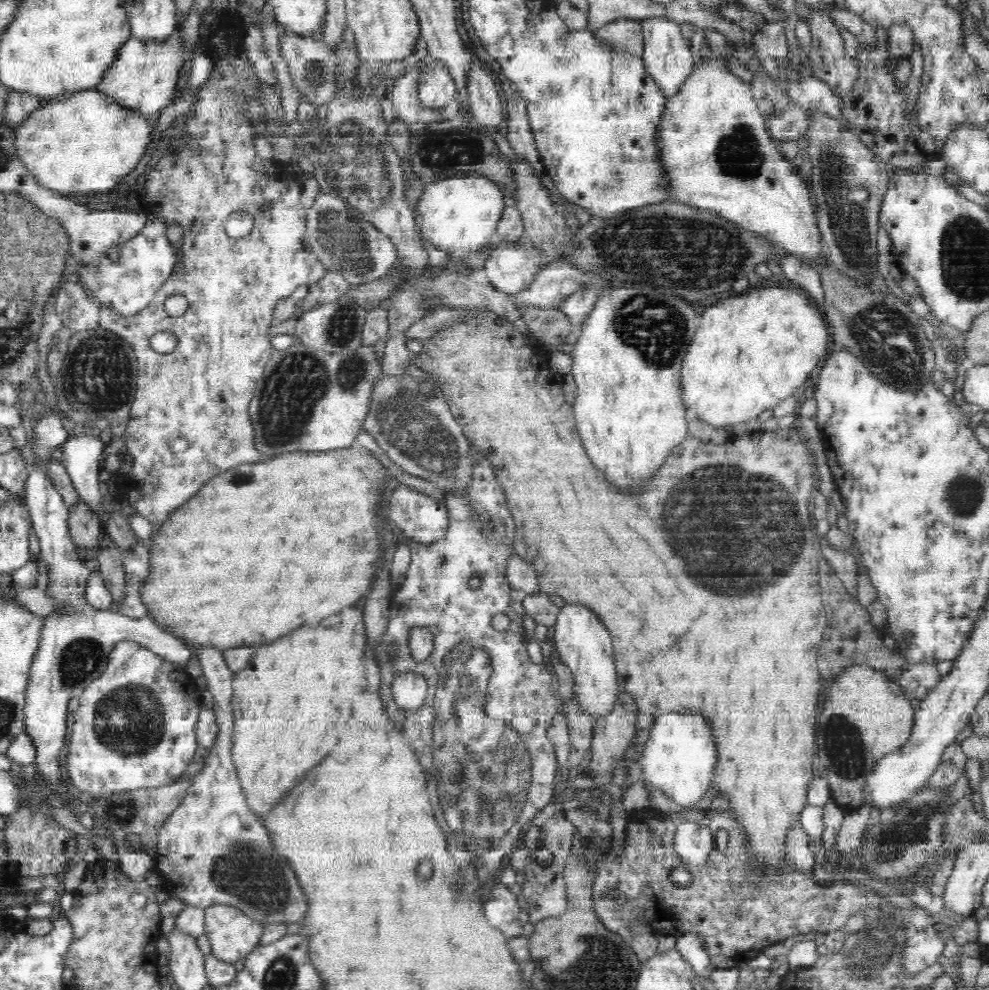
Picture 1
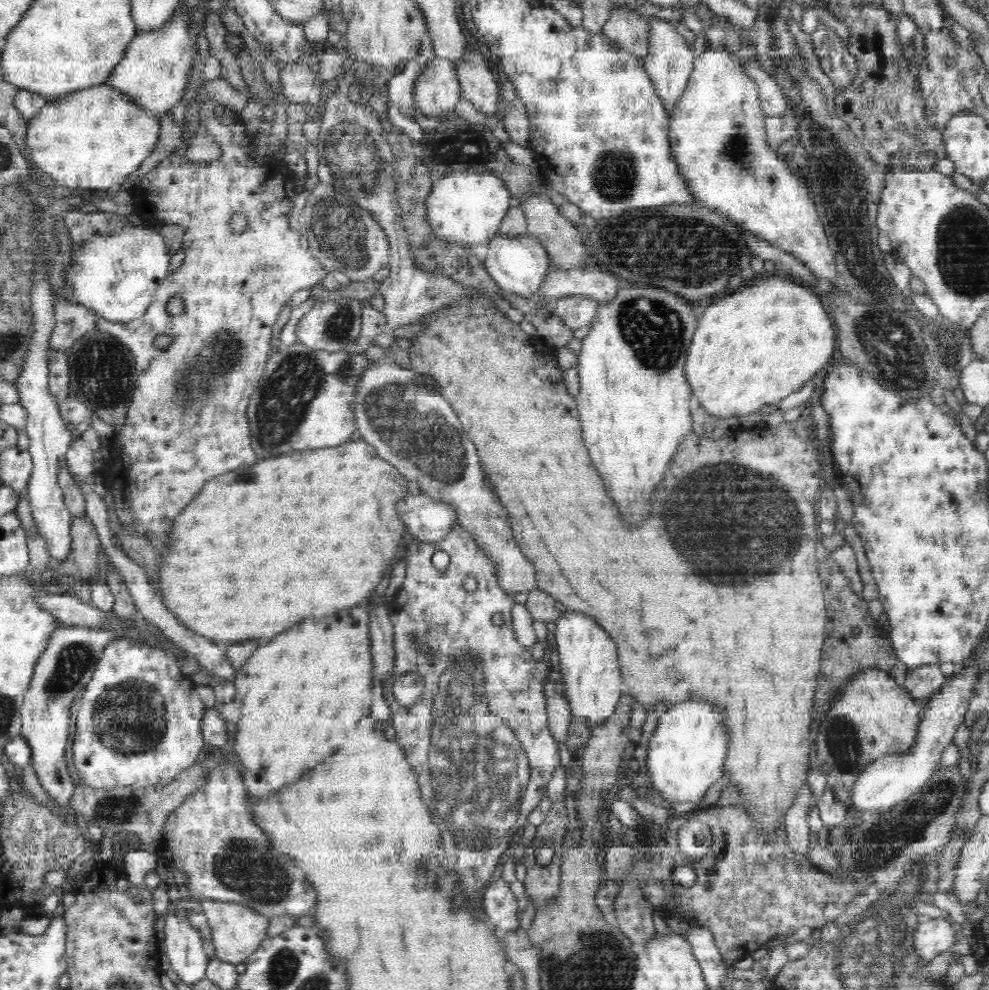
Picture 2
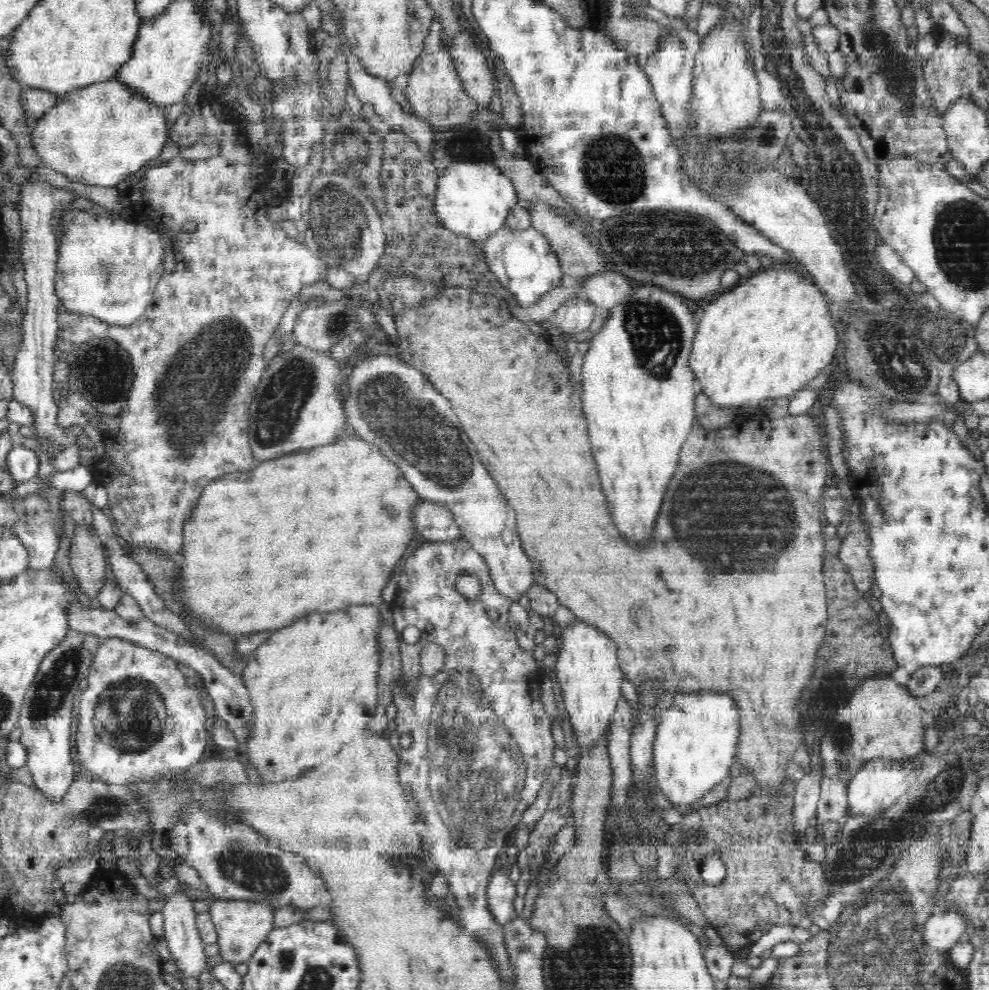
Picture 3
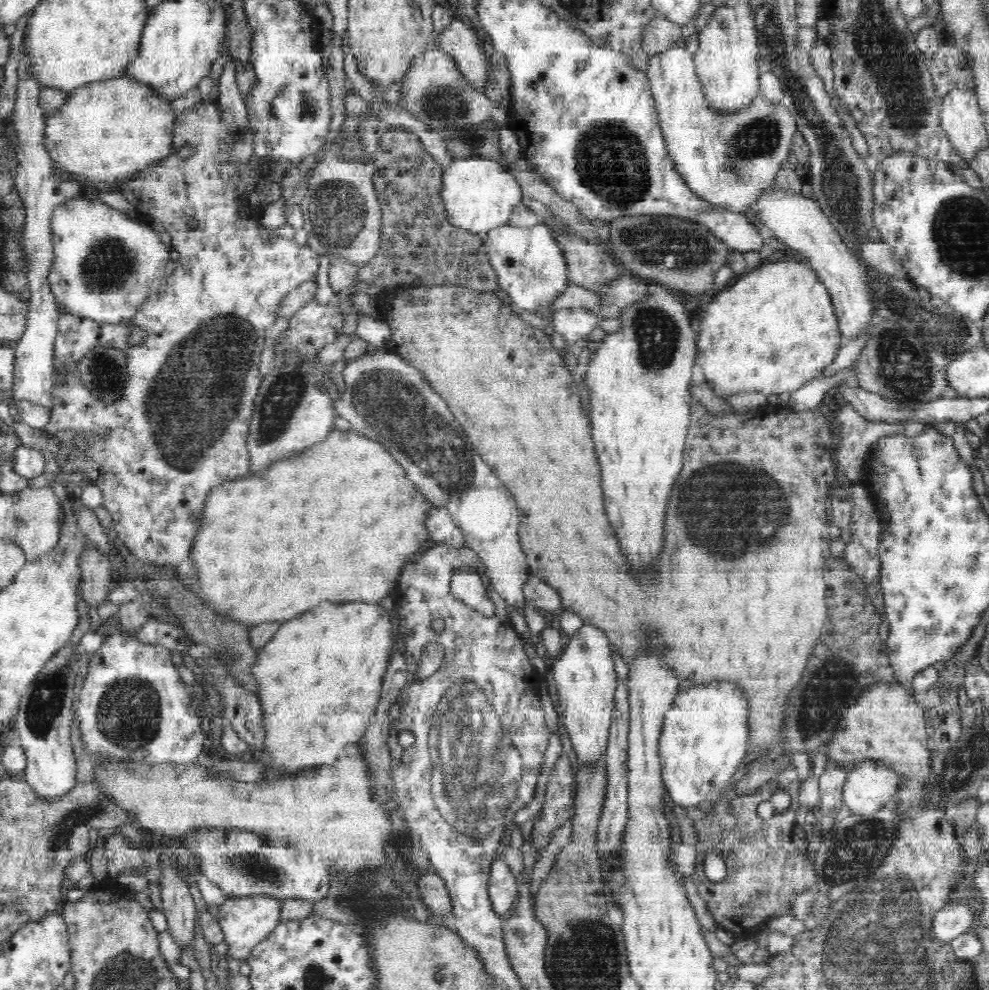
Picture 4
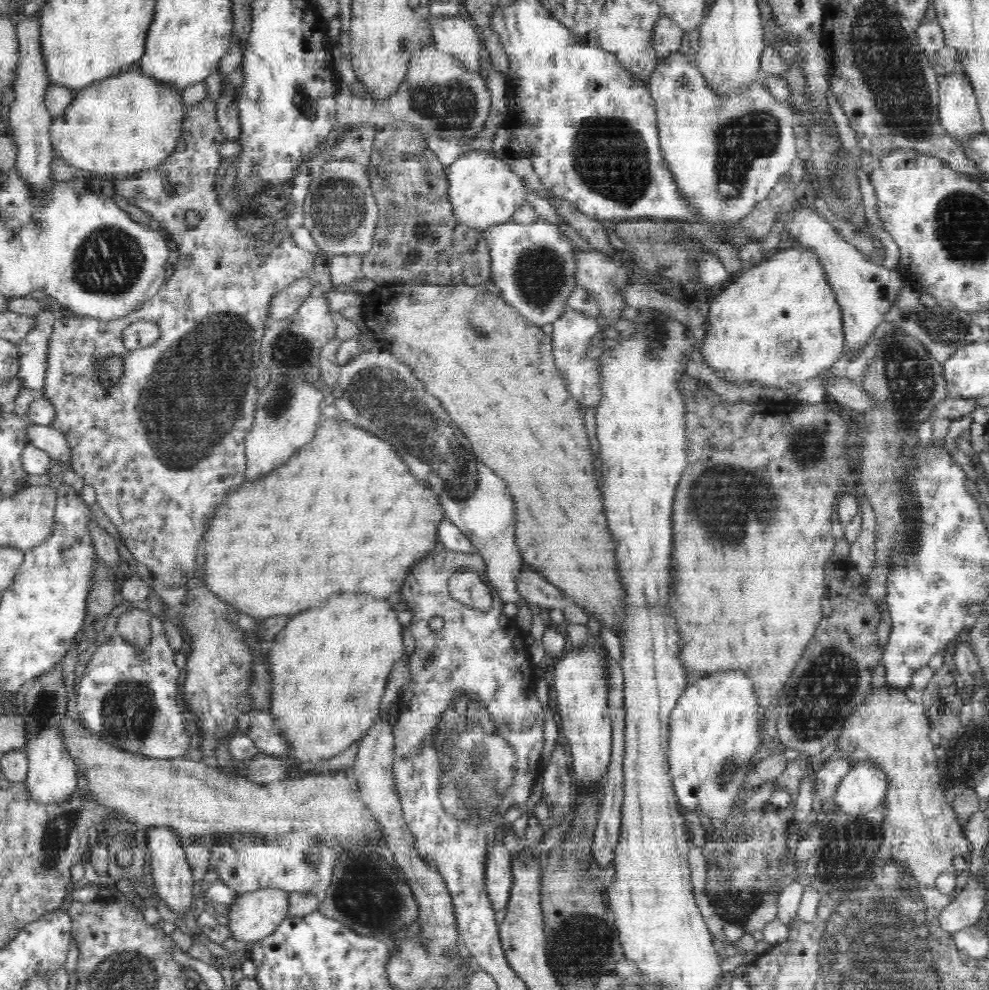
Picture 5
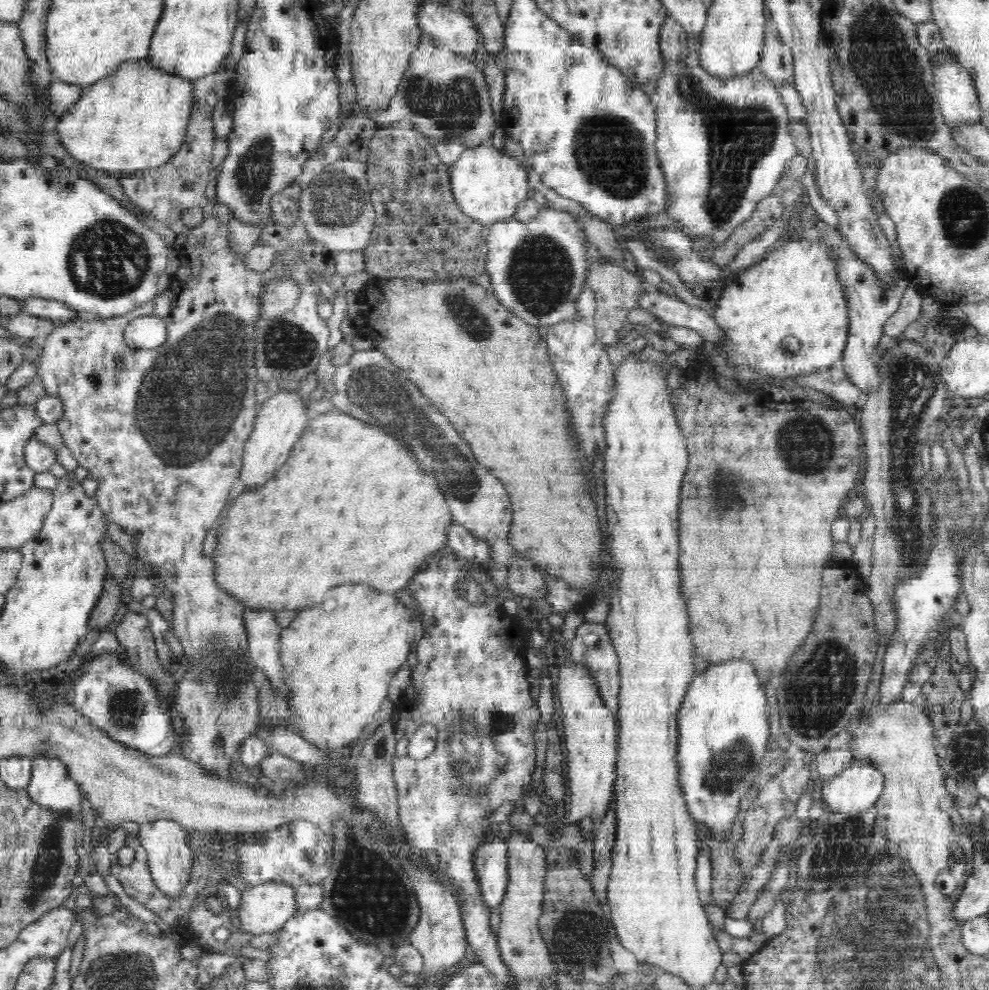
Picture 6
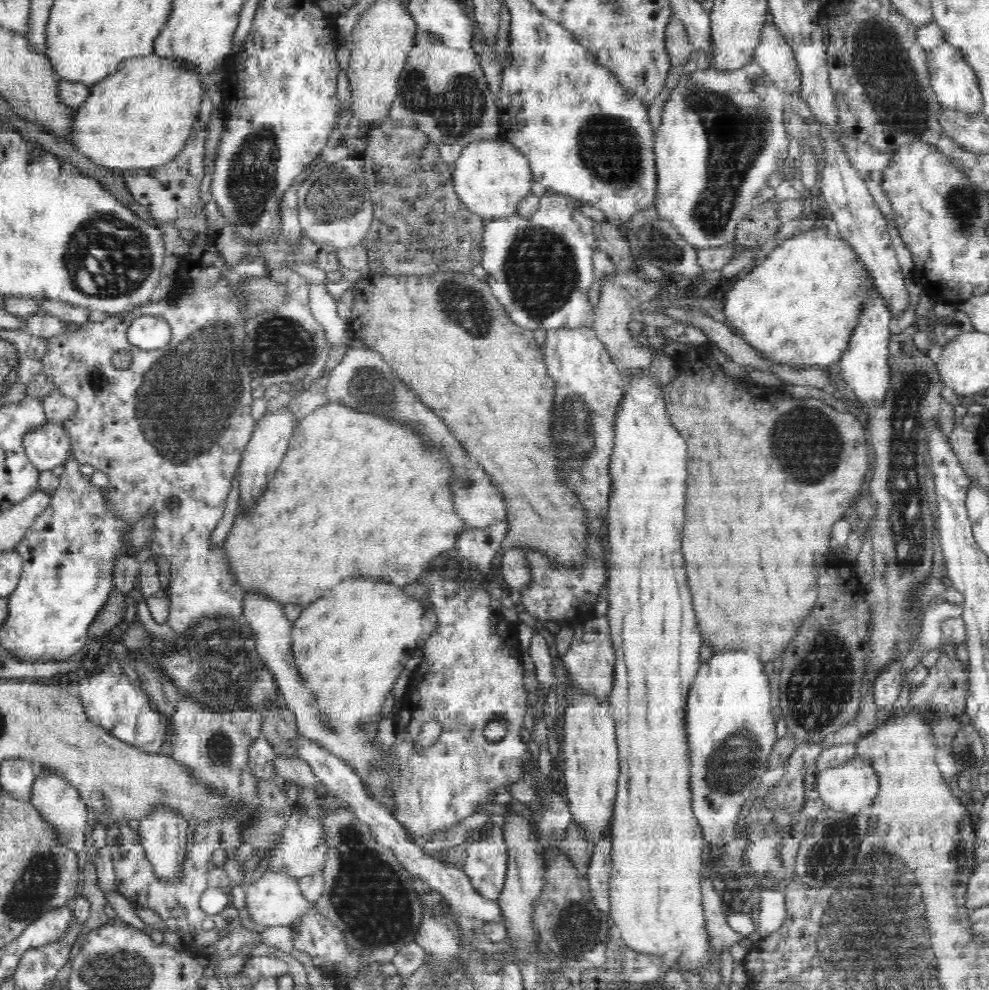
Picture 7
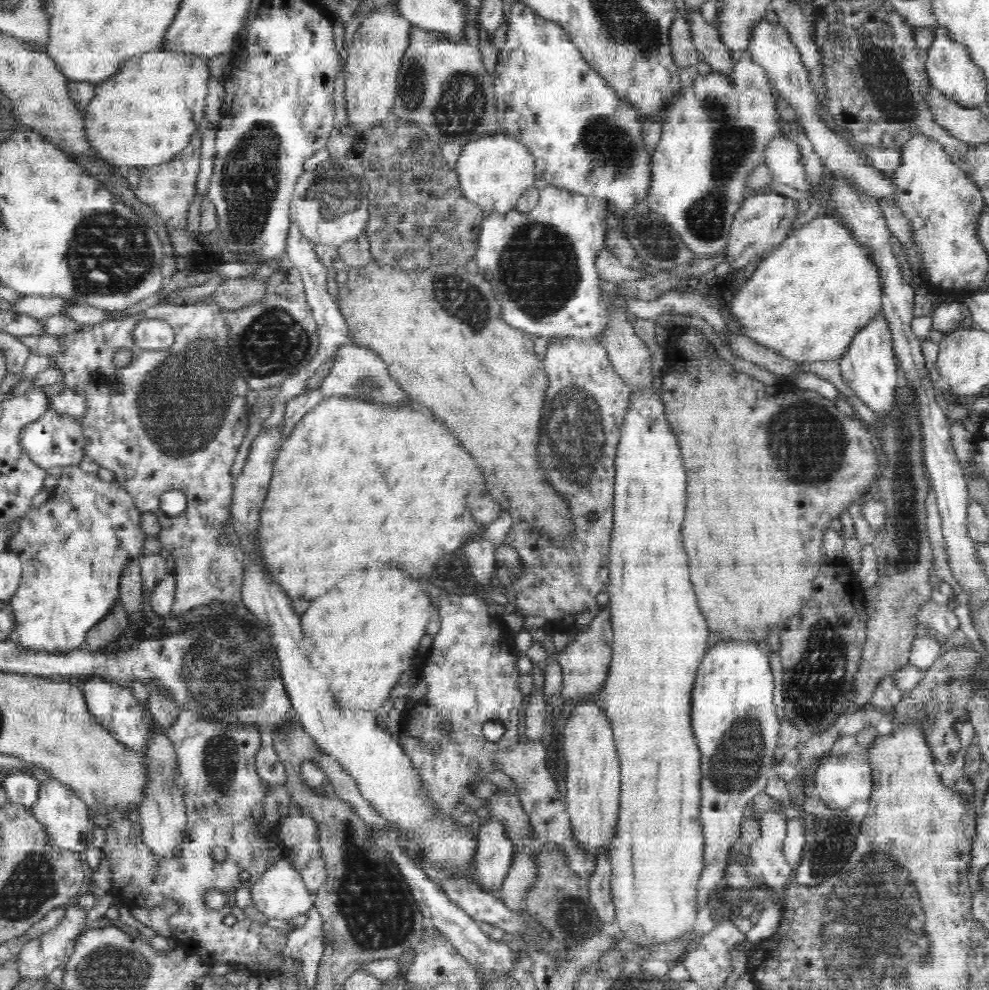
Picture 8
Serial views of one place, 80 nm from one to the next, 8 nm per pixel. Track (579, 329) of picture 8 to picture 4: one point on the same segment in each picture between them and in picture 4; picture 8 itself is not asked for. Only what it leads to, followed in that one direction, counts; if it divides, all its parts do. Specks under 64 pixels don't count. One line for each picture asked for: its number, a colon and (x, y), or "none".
4: (530, 266)
5: (534, 265)
6: (537, 269)
7: (540, 267)

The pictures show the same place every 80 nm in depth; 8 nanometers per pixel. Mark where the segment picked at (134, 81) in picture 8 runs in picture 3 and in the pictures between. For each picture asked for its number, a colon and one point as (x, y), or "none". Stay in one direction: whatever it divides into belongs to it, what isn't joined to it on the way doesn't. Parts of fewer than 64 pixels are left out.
3: (99, 134)
4: (106, 131)
5: (130, 122)
6: (134, 119)
7: (141, 116)

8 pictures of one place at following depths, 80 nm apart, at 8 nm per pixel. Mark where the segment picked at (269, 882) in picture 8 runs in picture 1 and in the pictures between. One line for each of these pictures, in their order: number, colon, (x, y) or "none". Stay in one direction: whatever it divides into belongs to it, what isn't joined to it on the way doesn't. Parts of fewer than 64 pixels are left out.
1: (233, 934)
2: (236, 931)
3: (241, 925)
4: (245, 921)
5: (254, 915)
6: (263, 908)
7: (275, 899)

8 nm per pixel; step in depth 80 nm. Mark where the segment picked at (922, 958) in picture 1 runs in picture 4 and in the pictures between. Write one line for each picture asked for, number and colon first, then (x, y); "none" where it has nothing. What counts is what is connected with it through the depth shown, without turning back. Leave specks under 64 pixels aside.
2: (933, 936)
3: (943, 930)
4: (954, 919)

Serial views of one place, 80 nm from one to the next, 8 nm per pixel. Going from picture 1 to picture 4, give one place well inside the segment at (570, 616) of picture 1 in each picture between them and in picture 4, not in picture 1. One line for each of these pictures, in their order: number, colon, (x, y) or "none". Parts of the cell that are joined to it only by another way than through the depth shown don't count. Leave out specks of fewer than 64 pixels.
2: (588, 657)
3: (587, 669)
4: (584, 672)

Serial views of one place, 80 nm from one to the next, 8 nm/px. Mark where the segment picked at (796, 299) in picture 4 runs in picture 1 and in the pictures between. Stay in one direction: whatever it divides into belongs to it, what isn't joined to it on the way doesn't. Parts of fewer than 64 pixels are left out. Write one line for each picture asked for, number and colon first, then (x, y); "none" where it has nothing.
1: (749, 353)
2: (754, 348)
3: (767, 338)

